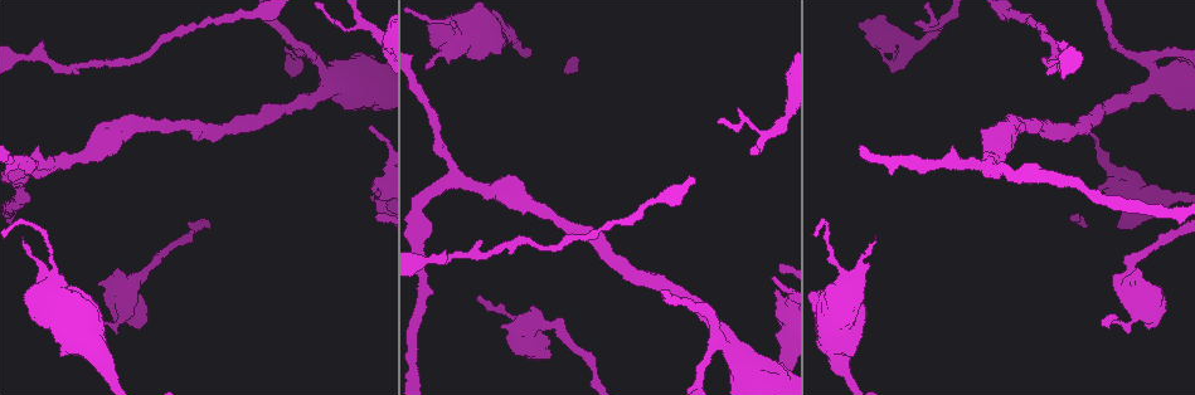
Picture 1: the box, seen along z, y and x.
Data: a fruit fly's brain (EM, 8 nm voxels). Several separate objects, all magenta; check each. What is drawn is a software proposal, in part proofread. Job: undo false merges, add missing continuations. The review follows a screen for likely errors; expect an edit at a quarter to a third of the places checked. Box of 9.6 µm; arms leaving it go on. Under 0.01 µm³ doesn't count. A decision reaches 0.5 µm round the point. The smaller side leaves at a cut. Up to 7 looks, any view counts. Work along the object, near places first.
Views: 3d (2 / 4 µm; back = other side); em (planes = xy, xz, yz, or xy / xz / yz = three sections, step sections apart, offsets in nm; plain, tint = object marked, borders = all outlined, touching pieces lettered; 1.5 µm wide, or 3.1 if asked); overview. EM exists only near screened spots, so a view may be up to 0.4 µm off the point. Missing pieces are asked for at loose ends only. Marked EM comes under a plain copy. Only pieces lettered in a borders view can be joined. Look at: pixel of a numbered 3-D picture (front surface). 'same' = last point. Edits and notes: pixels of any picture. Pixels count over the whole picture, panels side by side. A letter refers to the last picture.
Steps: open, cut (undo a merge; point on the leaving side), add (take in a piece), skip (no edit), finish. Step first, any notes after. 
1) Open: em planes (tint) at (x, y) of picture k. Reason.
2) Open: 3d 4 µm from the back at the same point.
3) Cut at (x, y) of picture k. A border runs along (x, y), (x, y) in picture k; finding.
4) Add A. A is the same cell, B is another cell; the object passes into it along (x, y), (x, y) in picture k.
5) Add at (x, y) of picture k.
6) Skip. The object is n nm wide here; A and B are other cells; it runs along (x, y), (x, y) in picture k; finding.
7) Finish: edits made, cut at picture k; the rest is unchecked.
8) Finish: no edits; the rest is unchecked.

Open: em planes (borders) at (426, 69) of picture 1. Tapers out.

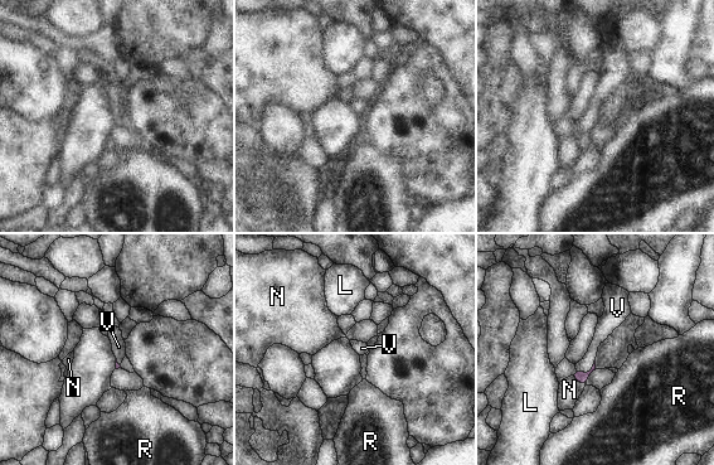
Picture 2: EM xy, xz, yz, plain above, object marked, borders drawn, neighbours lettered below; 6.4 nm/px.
Add V. V is the same cell, L, N and R are other cells; the object passes into it along (581, 377), (587, 372), (586, 364) in picture 2; it goes on there.

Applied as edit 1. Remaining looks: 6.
Open: overview.

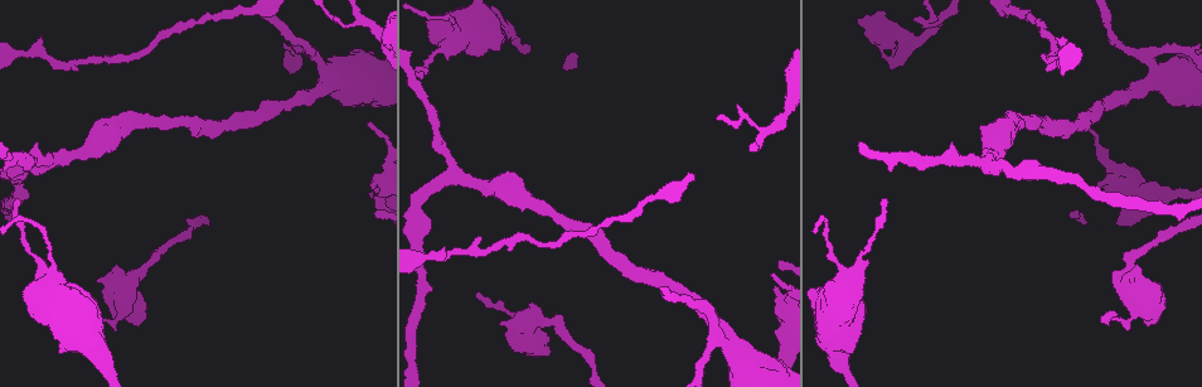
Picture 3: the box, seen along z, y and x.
Open: 3d 4 µm at (86, 155) of picture 3. Sudden change in width.

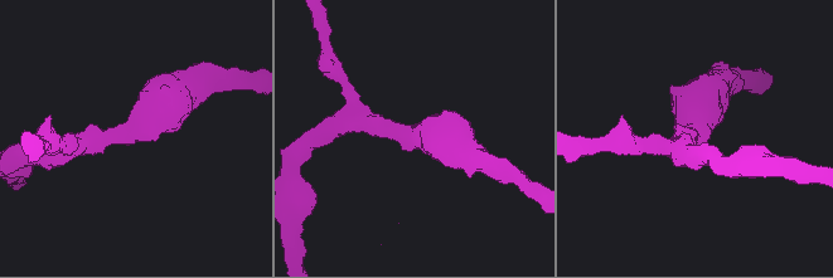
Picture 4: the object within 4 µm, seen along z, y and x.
Open: em planes (tint) at (413, 137) of picture 4. The arms are 320, 550 nm wide; now the EM.

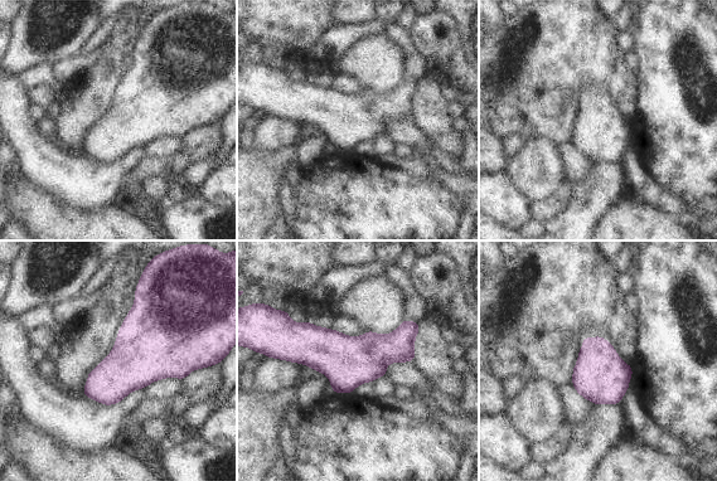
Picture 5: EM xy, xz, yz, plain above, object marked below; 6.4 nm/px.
Open: em planes (borders) at the same point.

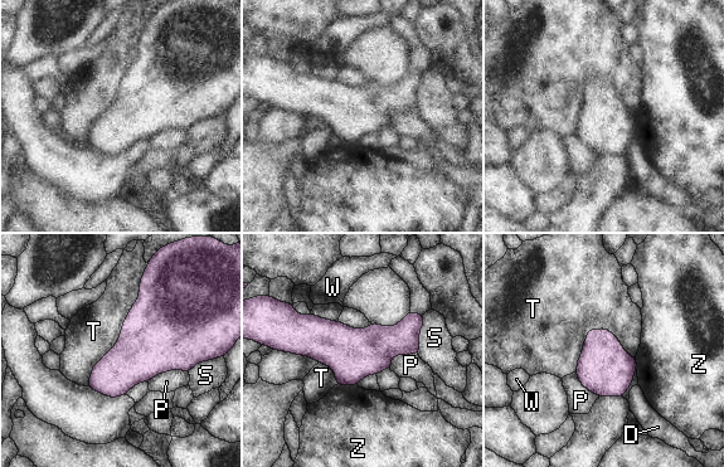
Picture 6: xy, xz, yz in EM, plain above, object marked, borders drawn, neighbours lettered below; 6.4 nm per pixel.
Skip. The object is 340 nm wide here; D, P, S, T, W and Z are other cells; it runs along (419, 319), (382, 344), (292, 345) in picture 6; all the same cell.

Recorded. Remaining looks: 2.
Finish: edits made, add at picture 2; the rest is unchecked.

